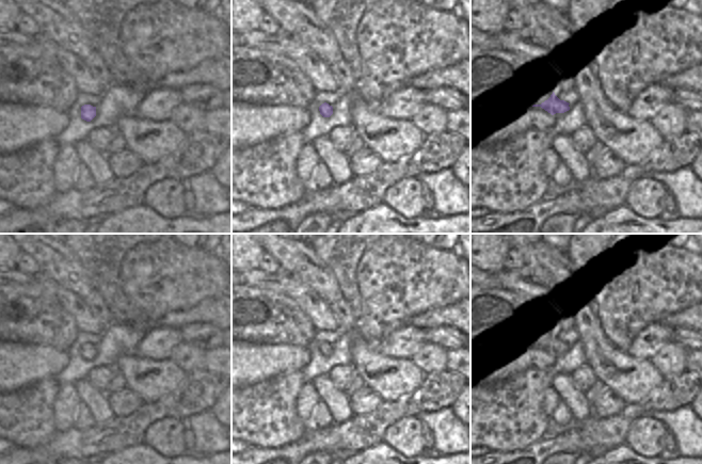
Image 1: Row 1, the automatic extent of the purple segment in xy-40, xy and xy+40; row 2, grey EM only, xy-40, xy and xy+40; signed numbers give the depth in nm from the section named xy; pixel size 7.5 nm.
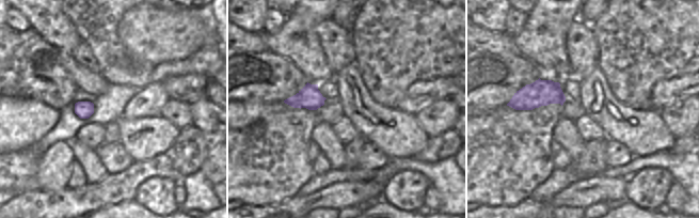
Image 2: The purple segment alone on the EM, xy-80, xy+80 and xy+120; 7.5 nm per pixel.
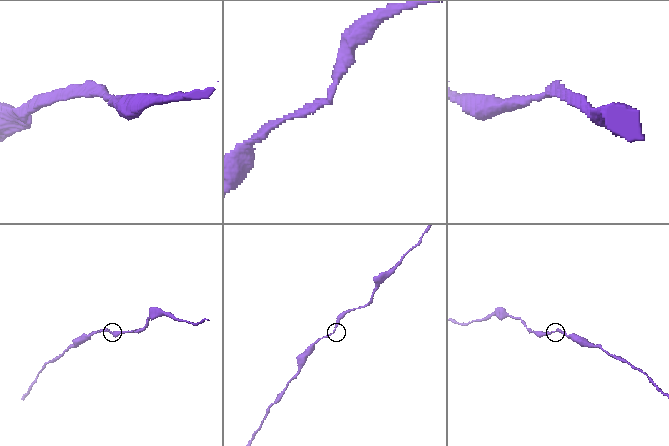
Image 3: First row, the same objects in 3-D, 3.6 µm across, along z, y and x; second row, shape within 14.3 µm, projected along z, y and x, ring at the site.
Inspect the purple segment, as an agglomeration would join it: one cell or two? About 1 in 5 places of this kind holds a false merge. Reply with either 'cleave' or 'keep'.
keep

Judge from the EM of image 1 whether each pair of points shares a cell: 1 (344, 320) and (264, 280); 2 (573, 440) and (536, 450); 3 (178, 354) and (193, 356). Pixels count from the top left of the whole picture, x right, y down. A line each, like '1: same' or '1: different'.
1: different
2: same
3: same

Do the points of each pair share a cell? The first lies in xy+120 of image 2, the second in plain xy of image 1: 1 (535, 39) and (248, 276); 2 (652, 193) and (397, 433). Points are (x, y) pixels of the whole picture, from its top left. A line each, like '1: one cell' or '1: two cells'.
1: one cell
2: one cell

